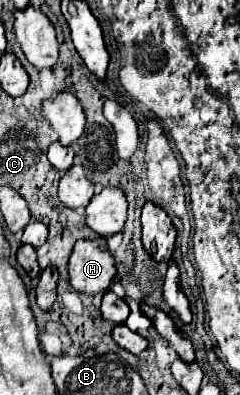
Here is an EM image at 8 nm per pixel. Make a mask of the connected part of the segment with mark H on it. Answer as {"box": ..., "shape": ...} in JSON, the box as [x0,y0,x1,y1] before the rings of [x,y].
{"box":[70,239,114,295],"shape":[[[106,239],[78,241],[70,257],[70,285],[88,295],[104,295],[114,281],[114,257],[108,251]]]}

